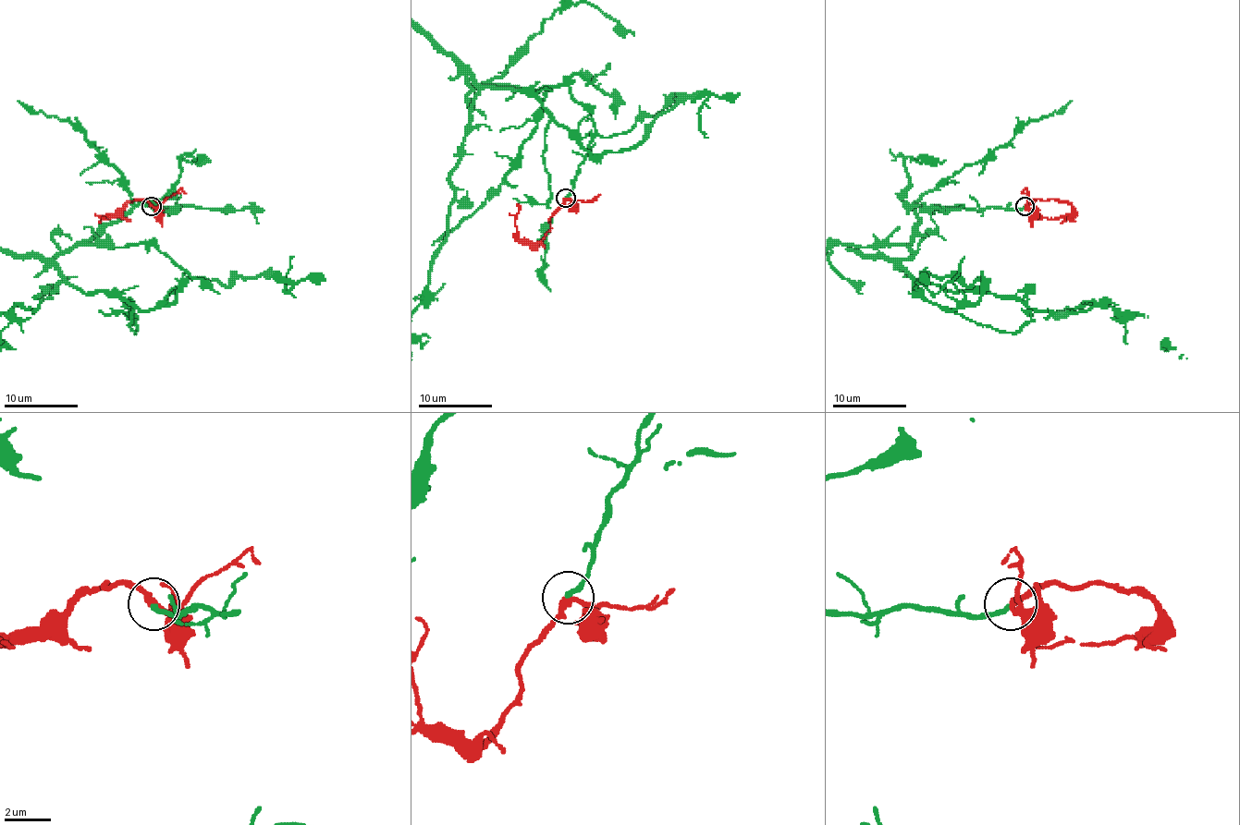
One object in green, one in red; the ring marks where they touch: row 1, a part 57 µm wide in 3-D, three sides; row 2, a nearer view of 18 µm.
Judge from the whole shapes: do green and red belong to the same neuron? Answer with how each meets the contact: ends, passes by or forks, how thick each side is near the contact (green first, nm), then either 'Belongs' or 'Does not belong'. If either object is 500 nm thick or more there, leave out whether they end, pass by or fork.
At the ring green ends. At the ring red passes by. Thickness 220 nm (green) against 260 nm. Belongs

